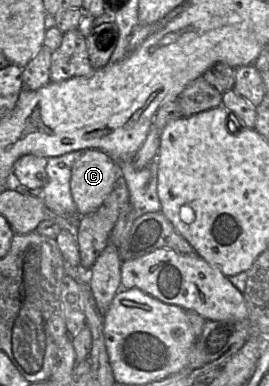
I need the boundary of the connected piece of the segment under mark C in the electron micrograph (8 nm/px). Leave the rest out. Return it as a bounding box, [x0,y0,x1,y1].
[71,149,119,215]

